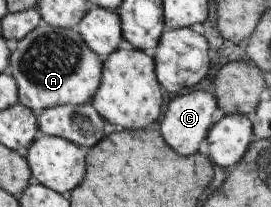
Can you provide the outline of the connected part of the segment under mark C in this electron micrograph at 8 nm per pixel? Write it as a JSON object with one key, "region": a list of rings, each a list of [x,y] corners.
{"region":[[[191,91],[183,95],[175,96],[168,103],[163,121],[161,121],[161,136],[171,149],[175,149],[181,155],[193,155],[198,153],[199,144],[207,138],[207,131],[217,120],[219,109],[215,97],[205,91]]]}

